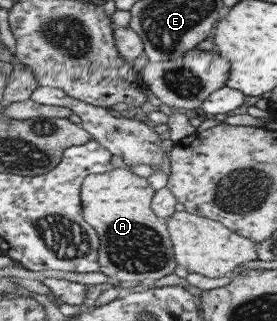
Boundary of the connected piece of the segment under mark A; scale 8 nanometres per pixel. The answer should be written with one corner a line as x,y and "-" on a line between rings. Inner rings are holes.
128,168
103,174
90,173
81,182
82,218
98,233
100,272
124,284
153,282
172,274
177,266
167,224
151,207
155,190

